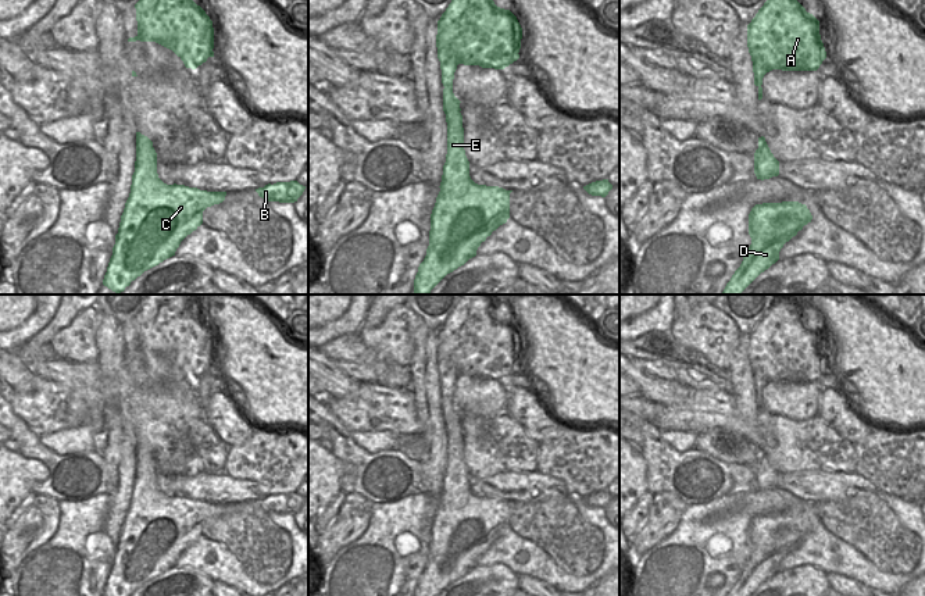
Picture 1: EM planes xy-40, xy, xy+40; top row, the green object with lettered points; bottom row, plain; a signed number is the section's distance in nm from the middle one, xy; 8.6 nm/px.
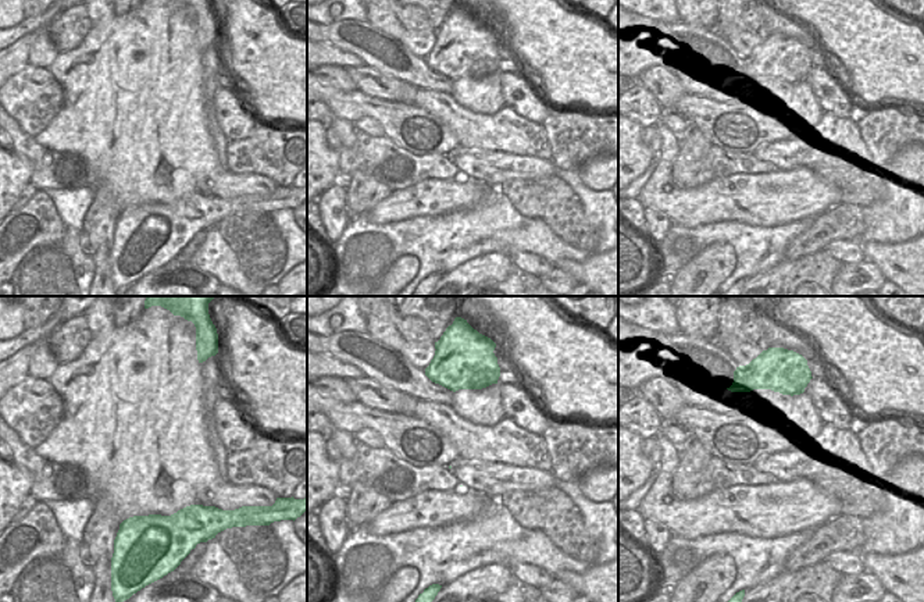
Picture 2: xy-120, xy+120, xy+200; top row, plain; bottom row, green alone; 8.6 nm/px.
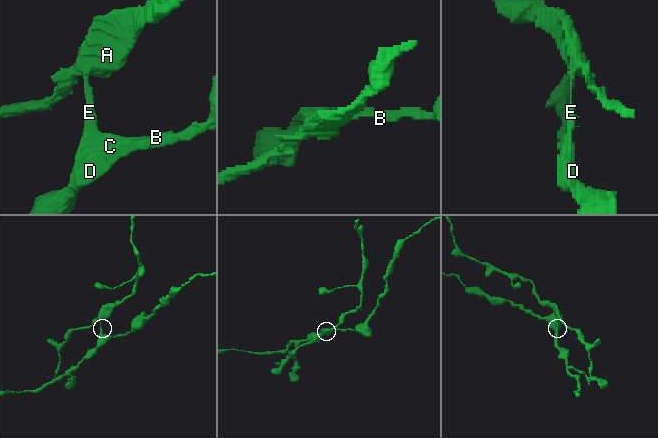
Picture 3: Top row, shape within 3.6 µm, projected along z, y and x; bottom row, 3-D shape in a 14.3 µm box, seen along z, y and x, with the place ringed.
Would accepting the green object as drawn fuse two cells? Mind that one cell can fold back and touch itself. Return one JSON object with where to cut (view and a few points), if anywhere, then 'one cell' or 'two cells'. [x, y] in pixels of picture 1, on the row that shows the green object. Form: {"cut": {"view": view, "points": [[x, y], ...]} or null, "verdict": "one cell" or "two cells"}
{"cut": {"view": "xy", "points": [[452, 85], [445, 88]]}, "verdict": "two cells"}

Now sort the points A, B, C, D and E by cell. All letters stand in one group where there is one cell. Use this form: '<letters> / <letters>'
A / B C D E

